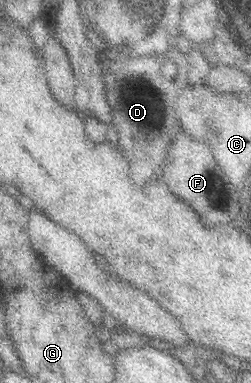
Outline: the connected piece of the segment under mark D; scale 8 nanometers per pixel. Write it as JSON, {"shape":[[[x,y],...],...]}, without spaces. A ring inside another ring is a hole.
{"shape":[[[179,45],[165,54],[157,56],[129,55],[116,49],[97,49],[97,65],[107,86],[107,102],[111,106],[113,126],[119,136],[121,152],[127,158],[131,182],[137,186],[149,186],[159,180],[163,160],[169,152],[169,146],[175,138],[177,118],[175,118],[175,100],[179,92],[187,86],[186,53]],[[145,88],[145,92],[143,92]]]}

